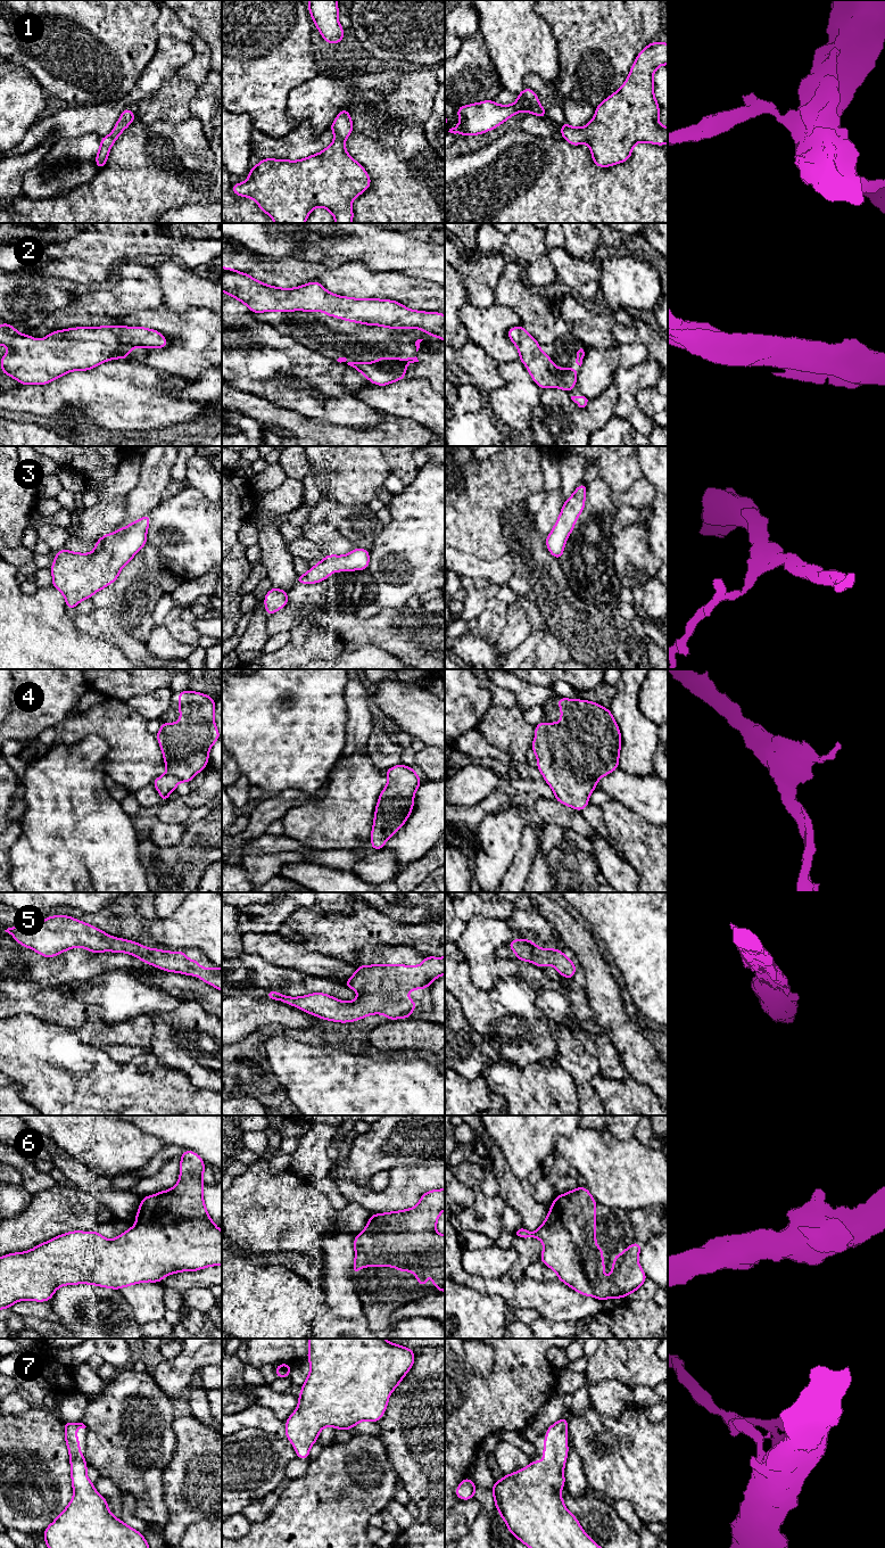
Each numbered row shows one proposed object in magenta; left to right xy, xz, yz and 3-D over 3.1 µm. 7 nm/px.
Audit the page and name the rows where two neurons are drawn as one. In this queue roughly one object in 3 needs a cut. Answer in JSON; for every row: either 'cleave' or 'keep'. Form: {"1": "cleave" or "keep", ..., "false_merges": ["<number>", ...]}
{"1": "keep", "2": "keep", "3": "keep", "4": "keep", "5": "keep", "6": "keep", "7": "keep", "false_merges": []}

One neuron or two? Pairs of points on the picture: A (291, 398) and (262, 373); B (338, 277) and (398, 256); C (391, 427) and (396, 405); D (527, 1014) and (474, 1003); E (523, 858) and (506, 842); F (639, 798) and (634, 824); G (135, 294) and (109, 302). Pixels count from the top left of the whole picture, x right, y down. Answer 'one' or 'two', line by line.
A: one
B: two
C: two
D: one
E: two
F: two
G: one

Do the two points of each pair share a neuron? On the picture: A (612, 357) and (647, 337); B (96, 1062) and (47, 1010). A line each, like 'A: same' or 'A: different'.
A: different
B: different

